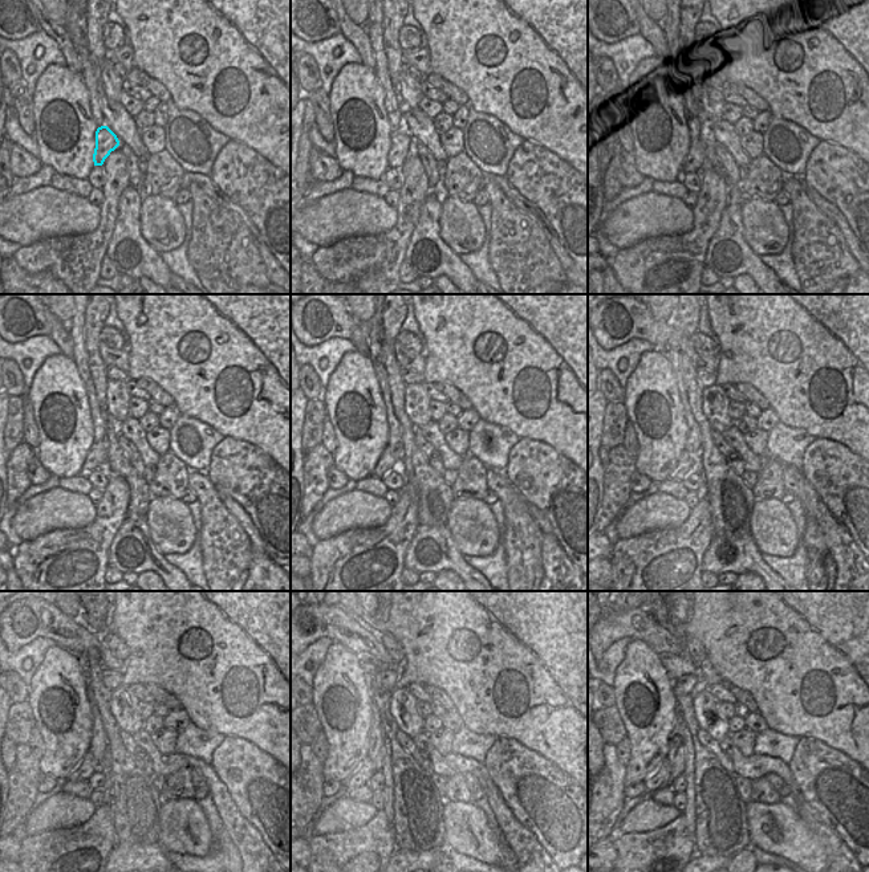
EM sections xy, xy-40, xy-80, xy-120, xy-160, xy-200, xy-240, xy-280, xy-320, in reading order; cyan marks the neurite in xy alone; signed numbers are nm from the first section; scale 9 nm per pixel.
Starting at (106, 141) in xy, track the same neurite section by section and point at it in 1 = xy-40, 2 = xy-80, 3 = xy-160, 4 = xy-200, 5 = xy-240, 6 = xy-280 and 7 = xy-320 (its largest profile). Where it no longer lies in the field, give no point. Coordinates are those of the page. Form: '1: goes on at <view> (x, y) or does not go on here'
1: goes on at xy-40 (401, 141)
2: goes on at xy-80 (694, 161)
3: goes on at xy-160 (392, 457)
4: goes on at xy-200 (686, 463)
5: goes on at xy-240 (88, 765)
6: goes on at xy-280 (377, 782)
7: goes on at xy-320 (678, 785)

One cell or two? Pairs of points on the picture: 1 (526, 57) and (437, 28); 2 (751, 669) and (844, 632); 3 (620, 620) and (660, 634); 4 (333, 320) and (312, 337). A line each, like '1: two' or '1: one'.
1: one
2: one
3: one
4: one

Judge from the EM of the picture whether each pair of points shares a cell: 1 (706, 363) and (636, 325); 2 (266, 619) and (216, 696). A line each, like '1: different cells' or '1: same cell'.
1: same cell
2: same cell

